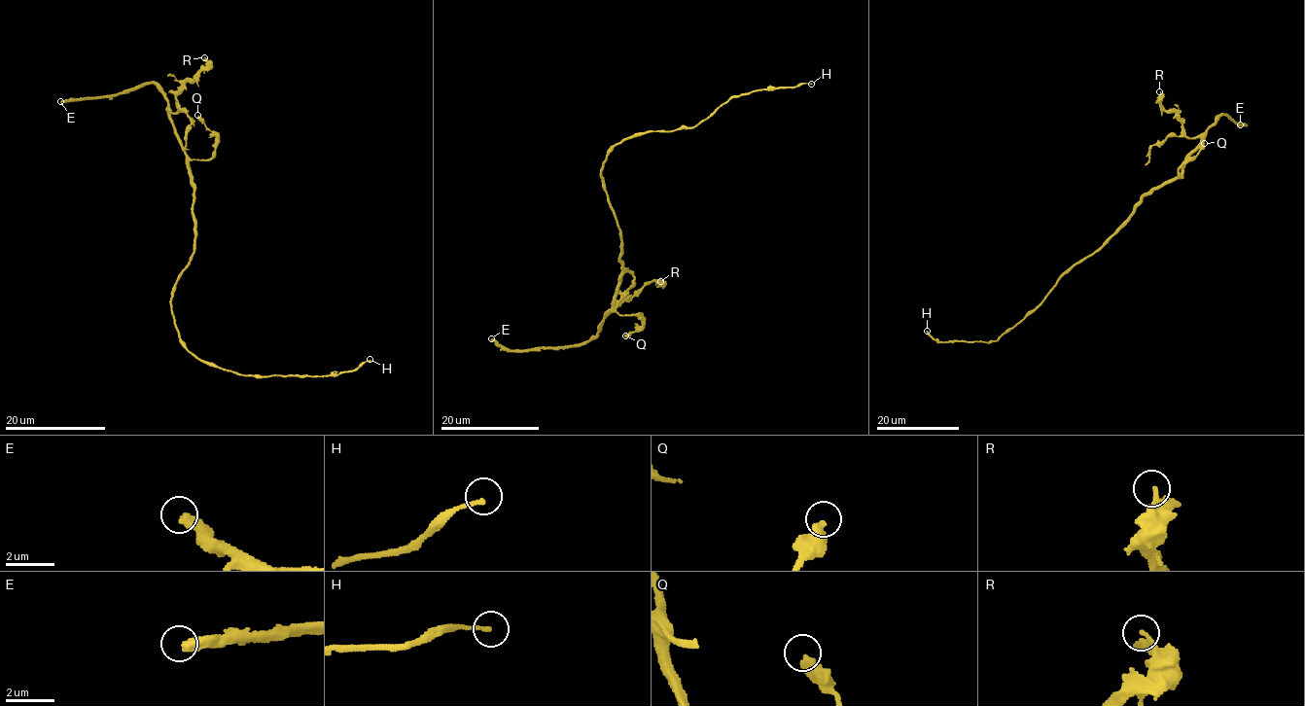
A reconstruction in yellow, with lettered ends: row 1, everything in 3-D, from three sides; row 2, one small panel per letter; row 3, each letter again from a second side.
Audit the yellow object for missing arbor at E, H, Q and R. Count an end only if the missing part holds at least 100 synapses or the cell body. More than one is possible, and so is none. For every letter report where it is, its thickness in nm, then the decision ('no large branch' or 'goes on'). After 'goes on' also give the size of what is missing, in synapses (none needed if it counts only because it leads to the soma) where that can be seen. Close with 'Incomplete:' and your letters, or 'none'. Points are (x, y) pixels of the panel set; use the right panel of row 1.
E: place (1240, 124); calibre 420 nm; goes on; 140 synapses
H: place (927, 331); calibre 160 nm; no large branch
Q: place (1204, 143); calibre 420 nm; no large branch
R: place (1159, 91); calibre 200 nm; no large branch
Incomplete: E

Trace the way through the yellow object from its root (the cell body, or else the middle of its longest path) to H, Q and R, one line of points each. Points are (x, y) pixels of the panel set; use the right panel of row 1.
H: (1090, 255), (1075, 262), (1044, 300), (997, 340), (939, 342), (927, 331)
Q: (1090, 255), (1115, 230), (1145, 195), (1182, 177), (1180, 178), (1179, 169), (1196, 156), (1204, 143)
R: (1090, 255), (1143, 197), (1181, 173), (1183, 159), (1200, 142), (1184, 134), (1179, 115), (1159, 103), (1159, 91)

